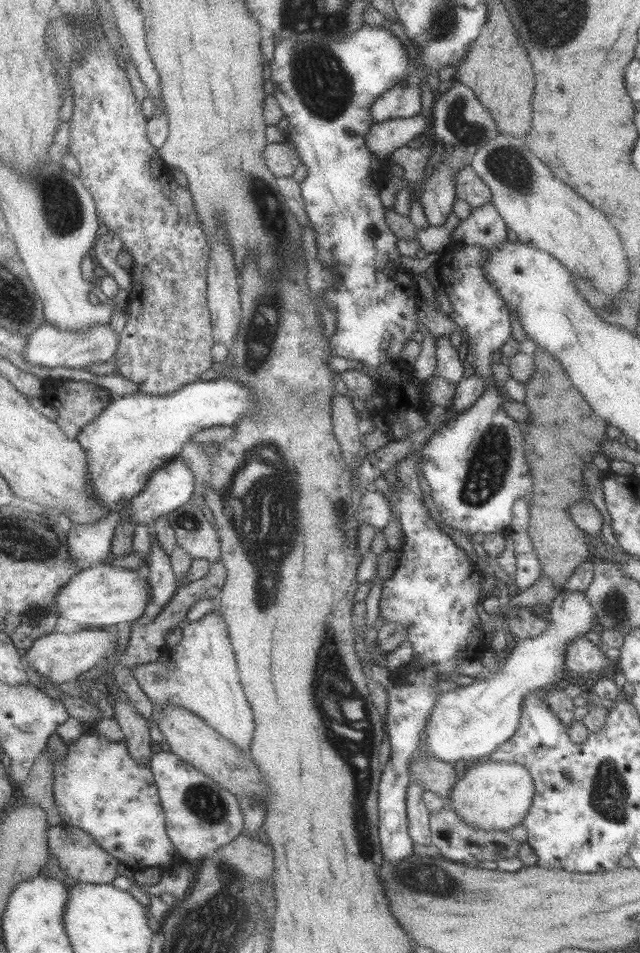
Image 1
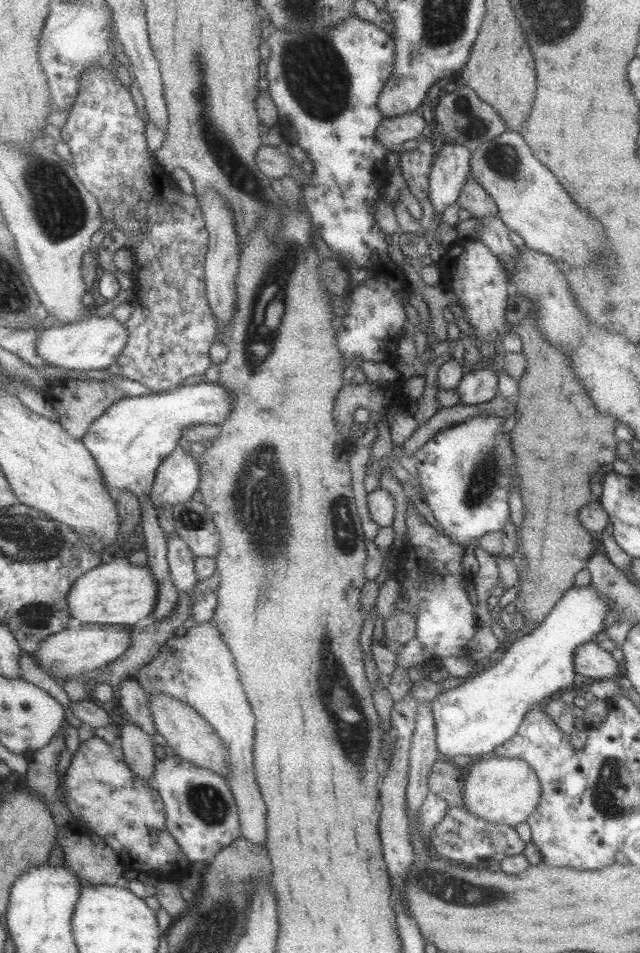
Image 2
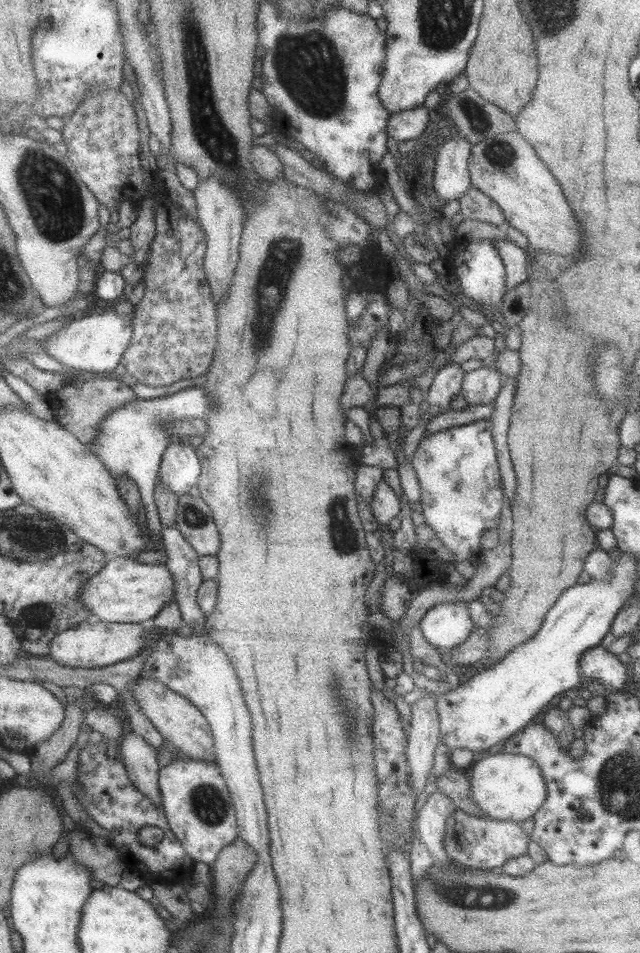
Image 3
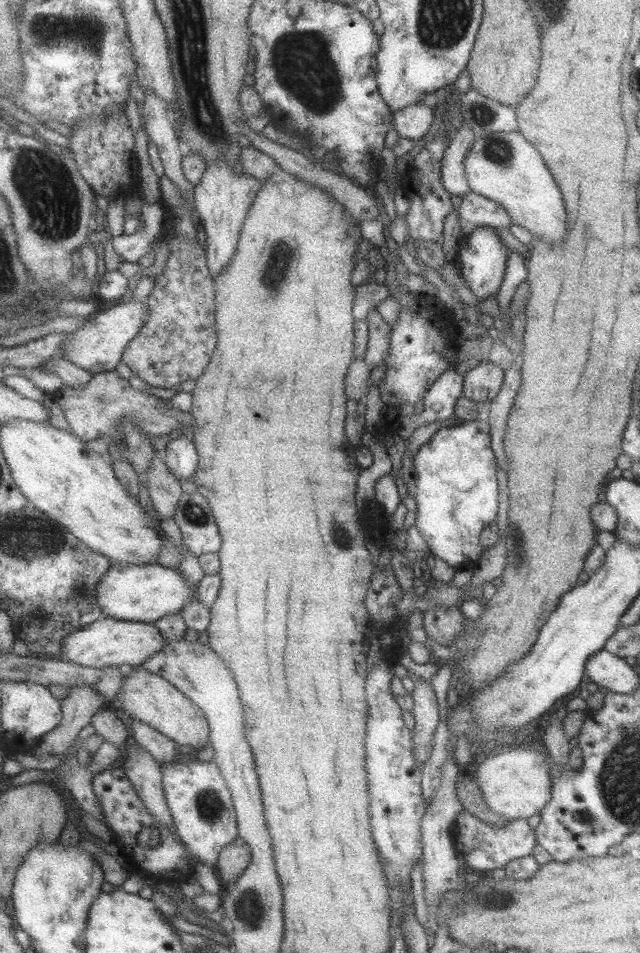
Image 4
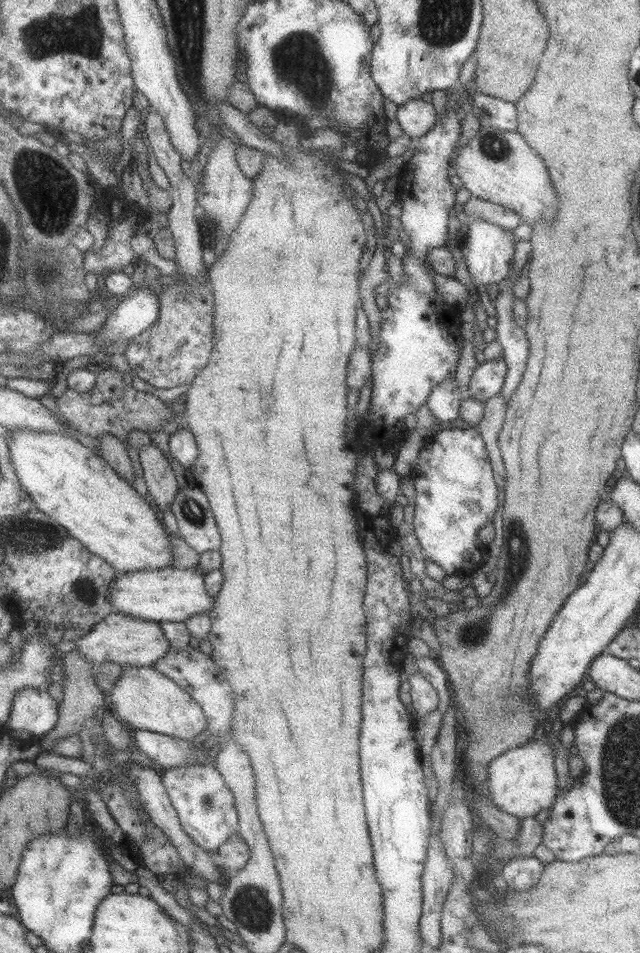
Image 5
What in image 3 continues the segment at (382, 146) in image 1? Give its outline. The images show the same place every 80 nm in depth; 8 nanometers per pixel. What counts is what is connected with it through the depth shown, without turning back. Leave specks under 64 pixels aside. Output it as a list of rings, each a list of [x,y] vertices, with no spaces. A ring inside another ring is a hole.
[[[424,106],[391,114],[386,120],[386,136],[397,143],[417,140],[425,130],[427,121],[434,117],[435,114]]]

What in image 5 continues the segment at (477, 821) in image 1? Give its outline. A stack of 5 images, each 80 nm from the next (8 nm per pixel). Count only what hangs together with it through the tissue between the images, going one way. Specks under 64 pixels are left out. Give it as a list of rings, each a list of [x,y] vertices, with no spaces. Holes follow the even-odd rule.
[[[556,719],[553,723],[553,730],[546,736],[546,741],[524,743],[519,747],[506,750],[488,763],[485,793],[496,808],[511,816],[525,819],[533,817],[539,810],[551,806],[558,789],[553,767],[555,752],[552,742],[558,739],[562,727],[560,719]]]

